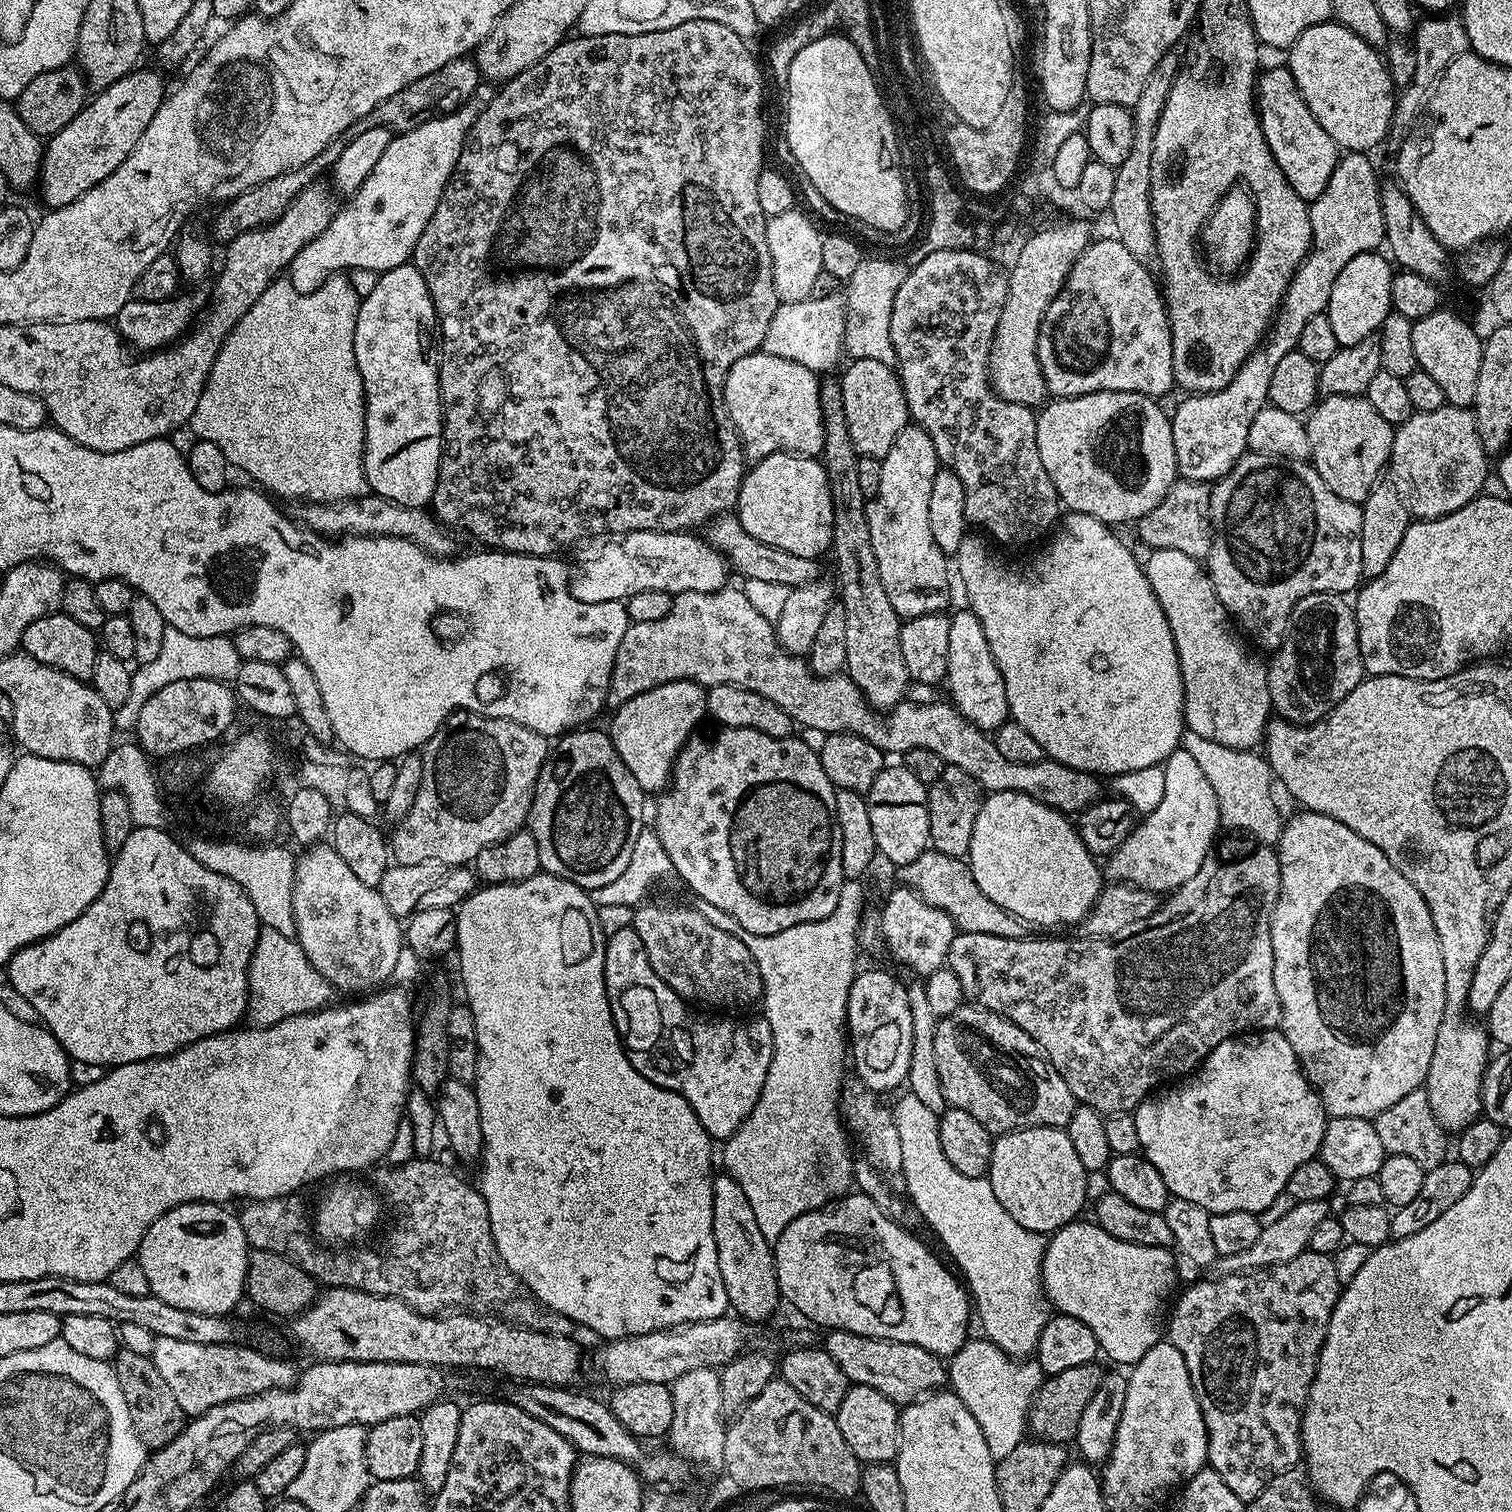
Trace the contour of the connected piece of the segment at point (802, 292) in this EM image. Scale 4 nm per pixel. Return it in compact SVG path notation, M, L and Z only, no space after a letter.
M793 210L786 214L767 217L766 242L770 246L770 258L772 259L772 269L774 270L774 286L776 287L777 297L781 301L806 300L817 291L816 283L824 272L822 266L822 242L824 236L822 232L812 225L812 220L808 216L803 216L800 210Z

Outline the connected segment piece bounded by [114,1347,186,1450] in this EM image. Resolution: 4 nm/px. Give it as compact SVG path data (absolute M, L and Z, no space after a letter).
M121 1347L114 1357L114 1367L118 1386L122 1386L122 1398L126 1398L126 1410L130 1410L134 1434L138 1434L148 1450L169 1444L184 1428L186 1417L182 1406L178 1406L178 1398L174 1398L162 1374L158 1374L158 1366L154 1366L152 1357L134 1354L134 1350Z

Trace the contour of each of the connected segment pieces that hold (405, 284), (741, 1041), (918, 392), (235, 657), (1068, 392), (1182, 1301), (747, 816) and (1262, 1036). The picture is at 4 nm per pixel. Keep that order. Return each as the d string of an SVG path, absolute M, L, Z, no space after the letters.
M409 262L402 266L394 266L390 270L380 273L378 286L370 290L360 301L360 309L356 315L354 326L354 358L358 366L358 374L362 374L364 387L364 473L369 489L375 495L386 498L390 502L400 504L404 508L424 508L431 505L434 500L434 486L438 482L440 473L440 458L444 455L444 405L440 402L440 369L434 359L434 336L428 333L428 327L437 323L436 307L430 298L430 290L422 278L419 268Z
M631 927L619 930L616 934L610 934L606 937L604 946L604 981L606 982L606 994L610 1002L612 1017L620 1035L620 1043L624 1045L624 1052L630 1058L634 1070L638 1070L638 1074L642 1074L650 1082L654 1082L658 1086L686 1098L686 1102L690 1102L690 1110L694 1110L694 1114L698 1114L698 1122L702 1122L706 1134L711 1136L713 1141L723 1142L729 1140L733 1133L738 1130L738 1126L750 1114L750 1110L754 1110L754 1106L762 1094L762 1086L766 1082L766 1074L770 1070L770 1058L772 1057L770 1022L763 1018L757 1018L757 1020L715 1020L712 1016L703 1016L700 1012L691 1012L688 1009L691 1007L686 1001L673 988L666 986L666 982L662 982L662 978L658 978L658 974L654 974L654 966L650 966L650 958L646 958L646 946L642 946L642 938L638 938L638 934Z
M971 248L938 250L934 254L926 254L926 258L915 261L911 266L913 268L909 267L904 273L904 281L902 286L898 286L898 294L894 294L894 306L890 314L890 338L896 355L894 368L899 375L900 385L904 388L909 417L930 434L937 461L954 474L958 474L964 491L964 518L969 525L977 524L978 527L985 528L980 530L1001 545L1028 544L1032 540L1032 535L1047 537L1061 519L1062 505L1060 495L1054 490L1054 482L1050 482L1050 474L1046 474L1046 466L1042 466L1042 458L1038 455L1037 413L1029 405L1006 402L997 394L996 389L992 387L992 381L988 378L988 355L992 349L992 339L998 330L1002 306L1008 297L1008 278L1005 269L1000 269L990 257L983 256L980 250Z
M165 627L162 634L162 650L158 653L158 658L154 658L154 662L139 665L133 671L130 698L126 698L126 702L114 712L115 727L135 729L136 719L142 706L146 706L149 698L158 694L162 686L170 686L170 682L182 682L186 678L210 678L232 682L235 681L241 663L238 650L234 650L228 636L194 638L190 634L182 634L182 630Z
M1109 238L1109 240L1093 239L1089 243L1087 250L1080 254L1066 278L1063 290L1050 302L1050 306L1046 310L1043 328L1038 338L1038 346L1036 347L1038 362L1044 375L1044 381L1049 393L1053 397L1081 396L1082 394L1090 394L1091 392L1137 392L1143 396L1161 398L1160 396L1166 395L1171 388L1174 388L1172 335L1170 334L1170 326L1168 325L1168 309L1157 281L1155 284L1152 281L1151 274L1148 272L1151 271L1149 271L1145 264L1138 262L1138 258L1134 258L1134 254L1130 254L1130 250L1126 250L1126 246L1122 246L1122 242L1115 238Z
M1311 1250L1298 1254L1285 1264L1275 1264L1269 1268L1257 1268L1247 1272L1229 1272L1217 1275L1217 1280L1200 1280L1192 1284L1184 1293L1175 1297L1166 1320L1166 1338L1174 1346L1178 1346L1178 1354L1186 1358L1186 1370L1190 1374L1190 1382L1194 1386L1194 1394L1198 1398L1198 1406L1202 1410L1202 1418L1208 1431L1208 1464L1234 1494L1245 1502L1258 1498L1262 1490L1278 1474L1288 1468L1295 1468L1302 1460L1300 1442L1300 1420L1304 1416L1304 1407L1310 1394L1310 1386L1314 1382L1314 1374L1320 1357L1320 1347L1326 1338L1326 1330L1330 1322L1330 1314L1338 1302L1342 1285L1338 1278L1338 1270L1334 1270L1332 1256Z
M712 726L709 732L697 731L689 736L688 742L680 747L676 763L672 765L672 779L667 789L655 797L656 822L654 829L672 859L675 875L680 875L701 897L703 903L718 906L718 910L726 910L744 927L745 932L755 936L778 934L782 930L790 930L790 926L798 926L806 922L818 922L830 914L834 914L834 906L838 906L838 894L842 894L845 882L842 866L842 842L838 835L836 822L835 784L826 774L820 761L819 751L811 748L804 740L796 740L795 735L786 738L774 738L765 732L753 728L725 728Z
M1253 1030L1245 1036L1240 1034L1233 1036L1231 1040L1214 1046L1212 1053L1200 1063L1200 1067L1191 1073L1183 1083L1179 1086L1169 1087L1164 1091L1142 1101L1134 1109L1134 1115L1138 1122L1140 1152L1156 1167L1158 1174L1162 1174L1162 1182L1166 1182L1169 1193L1177 1200L1194 1202L1194 1206L1202 1206L1209 1214L1229 1212L1230 1210L1246 1210L1259 1214L1266 1210L1266 1206L1270 1206L1270 1202L1274 1202L1274 1198L1278 1198L1280 1192L1285 1191L1290 1176L1294 1174L1296 1167L1304 1162L1317 1159L1322 1146L1326 1123L1324 1103L1320 1101L1320 1095L1315 1088L1308 1083L1308 1078L1304 1075L1303 1068L1300 1067L1300 1061L1296 1059L1294 1050L1288 1039L1284 1037L1283 1031Z

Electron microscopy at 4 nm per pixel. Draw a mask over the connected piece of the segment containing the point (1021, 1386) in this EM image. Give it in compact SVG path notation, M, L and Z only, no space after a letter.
M969 1338L964 1345L950 1357L946 1364L946 1380L951 1391L955 1392L958 1398L962 1398L962 1406L974 1414L978 1427L982 1430L982 1438L986 1438L986 1446L990 1450L993 1460L999 1462L1006 1458L1006 1454L1014 1451L1026 1438L1026 1417L1036 1391L1044 1383L1046 1377L1040 1370L1039 1364L1024 1360L1007 1360L994 1345L988 1340L975 1340Z

